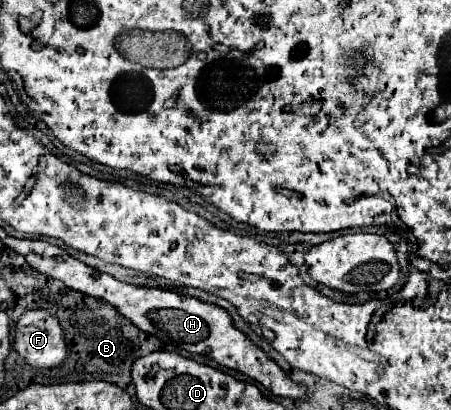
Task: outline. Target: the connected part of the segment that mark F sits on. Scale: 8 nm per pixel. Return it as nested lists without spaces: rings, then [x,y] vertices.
[[[29,310],[17,322],[17,354],[35,368],[59,366],[67,356],[67,344],[59,320],[47,310]]]

